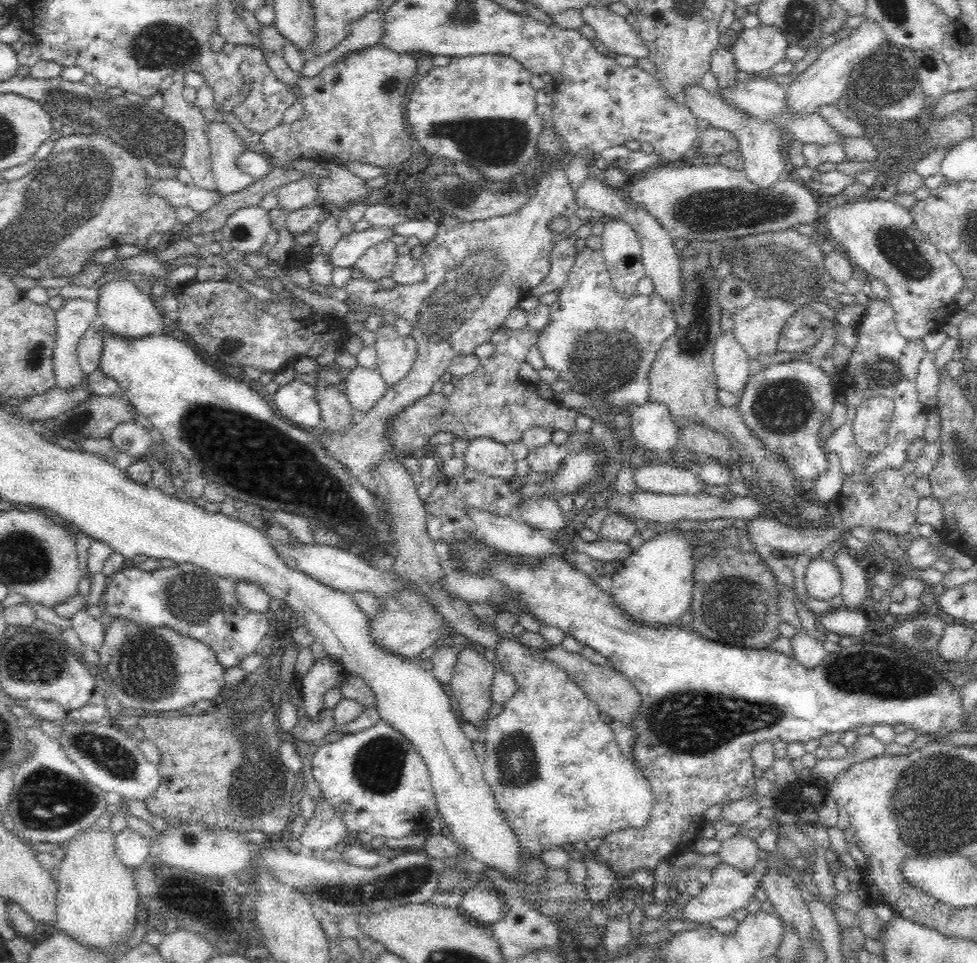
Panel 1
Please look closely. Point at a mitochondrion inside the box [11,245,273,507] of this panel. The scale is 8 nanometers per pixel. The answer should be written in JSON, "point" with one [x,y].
{"point":[35,359]}

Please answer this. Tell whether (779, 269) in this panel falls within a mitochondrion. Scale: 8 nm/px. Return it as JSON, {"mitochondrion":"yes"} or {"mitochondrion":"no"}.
{"mitochondrion":"yes"}

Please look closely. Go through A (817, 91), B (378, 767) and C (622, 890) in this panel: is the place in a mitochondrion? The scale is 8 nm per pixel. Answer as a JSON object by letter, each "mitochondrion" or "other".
{"A":"other","B":"mitochondrion","C":"other"}

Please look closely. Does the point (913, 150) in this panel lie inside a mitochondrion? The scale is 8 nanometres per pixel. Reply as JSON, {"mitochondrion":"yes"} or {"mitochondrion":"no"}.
{"mitochondrion":"no"}

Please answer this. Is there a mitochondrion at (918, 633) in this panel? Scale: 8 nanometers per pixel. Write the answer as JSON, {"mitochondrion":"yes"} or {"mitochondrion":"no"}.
{"mitochondrion":"yes"}

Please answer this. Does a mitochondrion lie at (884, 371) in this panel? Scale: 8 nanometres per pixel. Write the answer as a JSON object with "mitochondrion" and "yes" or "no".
{"mitochondrion":"yes"}

